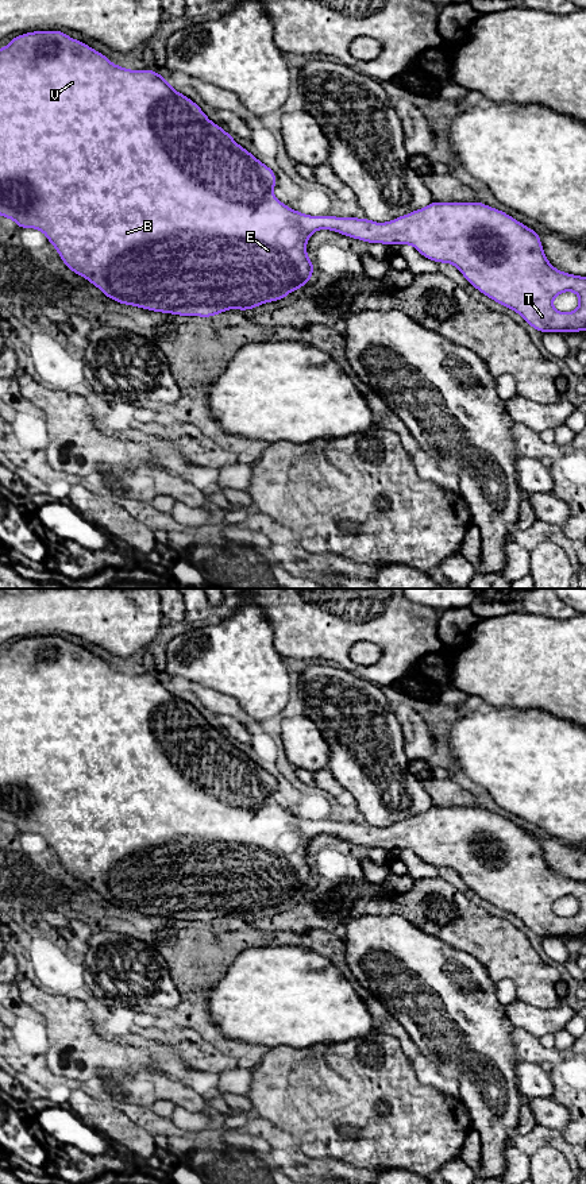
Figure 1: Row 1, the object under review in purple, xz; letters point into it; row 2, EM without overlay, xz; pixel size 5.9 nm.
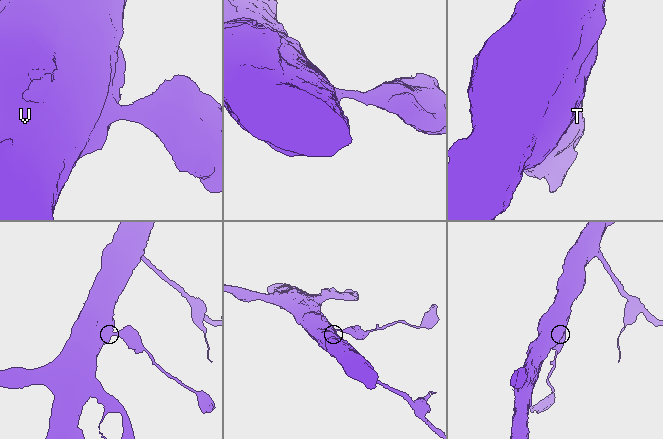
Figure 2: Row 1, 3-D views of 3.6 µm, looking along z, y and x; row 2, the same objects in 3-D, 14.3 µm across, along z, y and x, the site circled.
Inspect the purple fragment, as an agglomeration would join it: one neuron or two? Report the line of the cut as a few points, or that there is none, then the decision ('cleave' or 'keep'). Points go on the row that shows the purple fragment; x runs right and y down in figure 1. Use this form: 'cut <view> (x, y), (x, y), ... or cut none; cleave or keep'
cut none; keep

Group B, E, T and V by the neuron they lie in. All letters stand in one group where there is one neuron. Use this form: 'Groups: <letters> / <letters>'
Groups: B E T V

